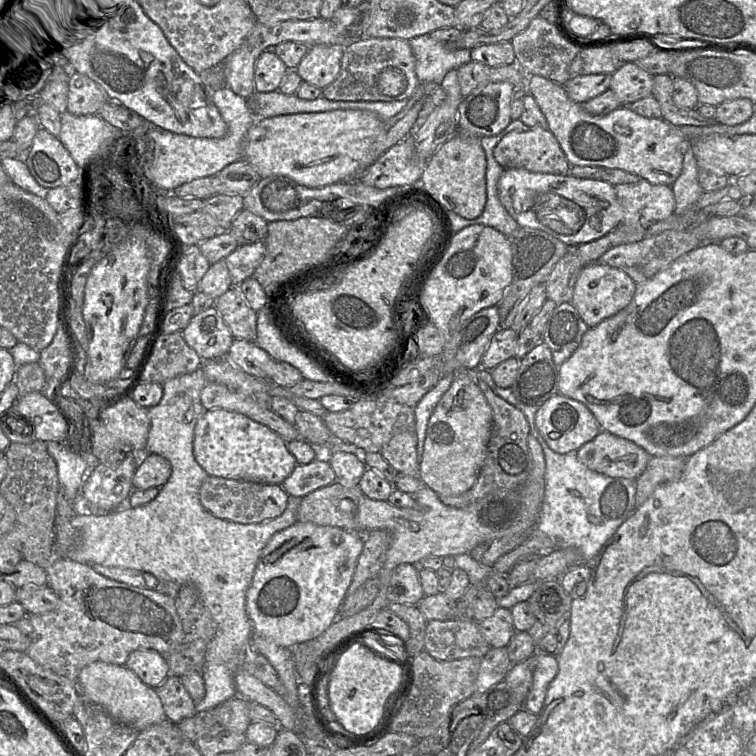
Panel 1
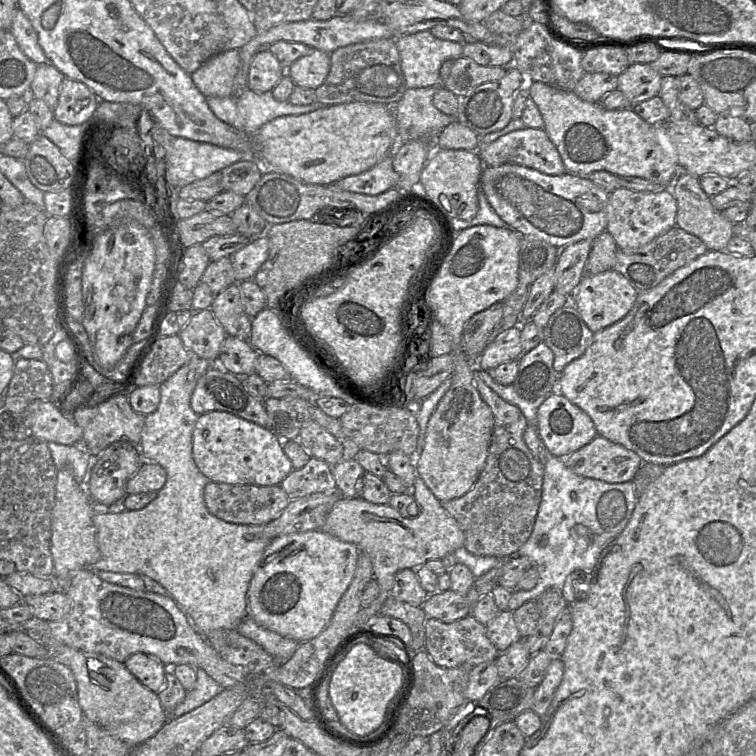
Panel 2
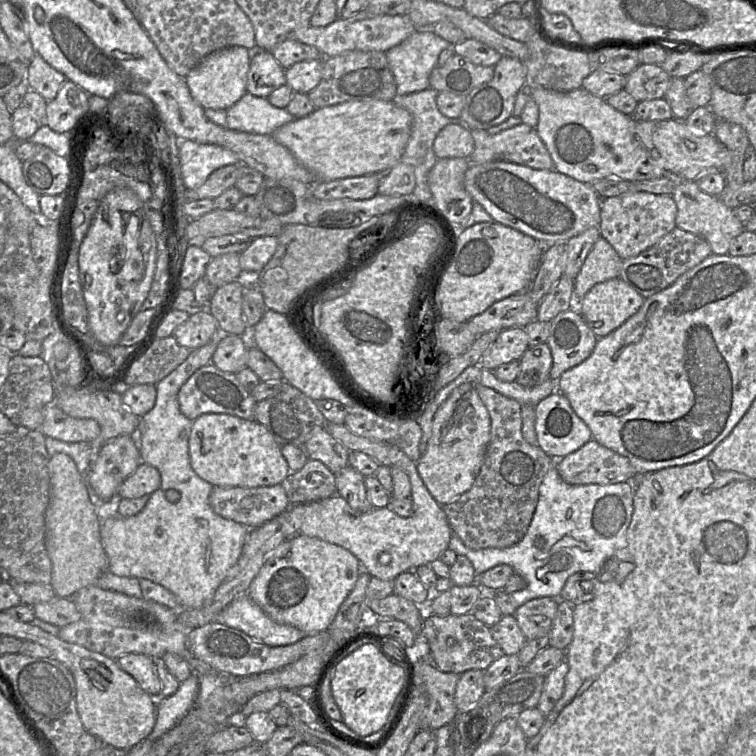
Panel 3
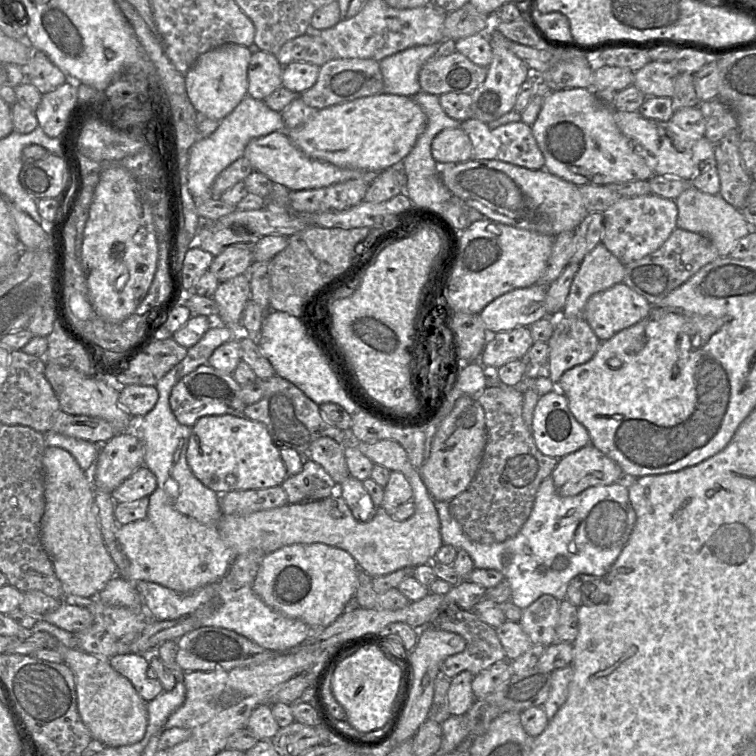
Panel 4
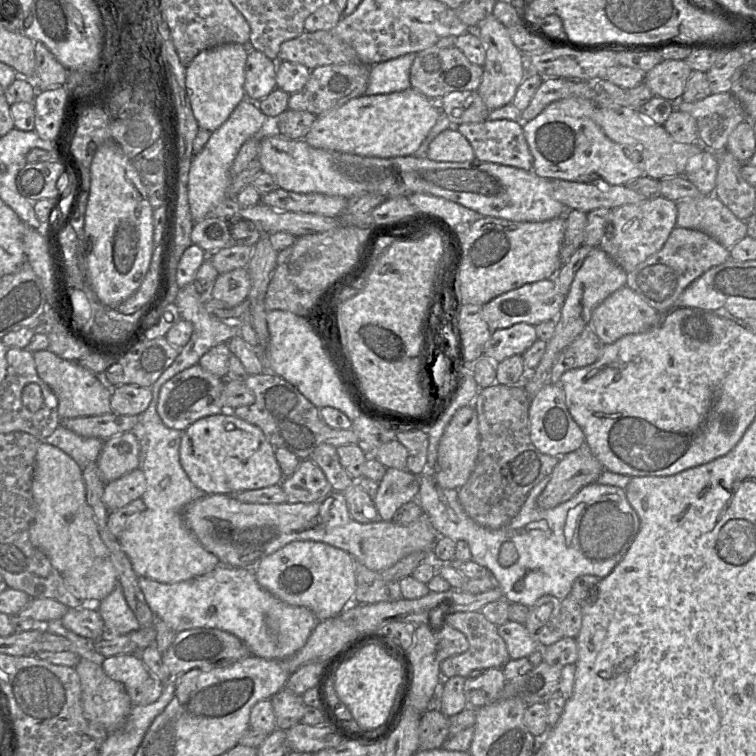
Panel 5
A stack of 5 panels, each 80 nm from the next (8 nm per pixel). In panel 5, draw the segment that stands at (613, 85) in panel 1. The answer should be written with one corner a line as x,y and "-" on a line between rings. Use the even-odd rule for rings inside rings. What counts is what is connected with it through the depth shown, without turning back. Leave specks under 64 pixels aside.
663,60
645,73
643,83
654,96
680,101
692,69
685,60

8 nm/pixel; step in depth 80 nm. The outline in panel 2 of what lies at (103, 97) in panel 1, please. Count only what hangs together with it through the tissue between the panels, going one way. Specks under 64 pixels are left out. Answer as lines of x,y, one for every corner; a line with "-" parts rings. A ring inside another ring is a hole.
65,77
59,87
58,103
53,108
54,119
66,125
85,124
94,117
99,102
84,83

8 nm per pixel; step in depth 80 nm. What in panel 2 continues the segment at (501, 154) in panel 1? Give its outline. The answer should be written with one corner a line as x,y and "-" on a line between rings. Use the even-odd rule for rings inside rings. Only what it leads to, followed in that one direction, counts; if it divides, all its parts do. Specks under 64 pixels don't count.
525,127
511,131
479,150
479,156
484,167
512,163
538,170
547,175
561,175
567,172
556,146
543,128

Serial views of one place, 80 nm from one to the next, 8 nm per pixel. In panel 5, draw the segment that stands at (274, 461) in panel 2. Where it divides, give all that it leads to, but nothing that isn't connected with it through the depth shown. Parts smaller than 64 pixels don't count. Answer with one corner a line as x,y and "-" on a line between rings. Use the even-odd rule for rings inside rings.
232,411
212,414
189,425
181,438
179,459
191,482
206,495
236,494
242,491
262,489
280,485
284,476
275,457
274,446
266,439
263,431
238,418

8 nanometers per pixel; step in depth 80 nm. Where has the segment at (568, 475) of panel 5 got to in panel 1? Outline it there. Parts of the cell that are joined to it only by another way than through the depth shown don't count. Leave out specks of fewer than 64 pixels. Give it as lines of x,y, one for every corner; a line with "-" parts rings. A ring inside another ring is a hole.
604,430
583,444
576,456
590,470
627,479
637,479
652,457
634,442

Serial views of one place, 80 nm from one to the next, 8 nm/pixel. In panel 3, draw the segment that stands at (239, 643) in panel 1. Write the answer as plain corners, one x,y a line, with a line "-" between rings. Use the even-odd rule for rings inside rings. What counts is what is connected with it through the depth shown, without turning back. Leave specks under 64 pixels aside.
218,337
191,350
184,362
155,384
155,405
140,417
137,440
141,461
160,472
159,489
150,494
148,503
138,514
124,518
109,510
110,513
101,519
100,536
108,558
107,571
117,576
148,579
160,584
176,596
183,609
199,608
213,597
237,563
250,533
250,528
218,515
210,506
209,496
214,486
200,478
191,467
188,439
193,421
179,409
178,392
181,386
196,370
211,363
217,345
-
192,674
173,695
157,698
155,725
146,739
154,741
178,724
194,705
198,692
198,674

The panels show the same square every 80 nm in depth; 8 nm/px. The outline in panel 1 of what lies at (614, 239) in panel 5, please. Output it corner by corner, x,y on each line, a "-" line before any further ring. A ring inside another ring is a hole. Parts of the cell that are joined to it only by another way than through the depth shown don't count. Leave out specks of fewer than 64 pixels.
640,179
614,187
624,211
622,225
640,225
646,229
675,212
676,201
671,186
651,184

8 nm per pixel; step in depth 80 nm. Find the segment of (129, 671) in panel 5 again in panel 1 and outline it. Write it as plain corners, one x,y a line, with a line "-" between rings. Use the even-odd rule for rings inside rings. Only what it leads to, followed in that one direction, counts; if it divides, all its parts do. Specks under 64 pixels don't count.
138,649
131,652
125,666
153,689
159,687
170,675
165,657
154,650

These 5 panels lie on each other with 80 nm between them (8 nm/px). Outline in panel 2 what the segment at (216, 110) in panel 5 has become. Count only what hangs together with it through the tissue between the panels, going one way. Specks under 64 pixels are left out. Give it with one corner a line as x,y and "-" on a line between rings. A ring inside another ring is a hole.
231,49
212,56
190,75
206,98
227,97
236,94
236,76
240,65
239,50

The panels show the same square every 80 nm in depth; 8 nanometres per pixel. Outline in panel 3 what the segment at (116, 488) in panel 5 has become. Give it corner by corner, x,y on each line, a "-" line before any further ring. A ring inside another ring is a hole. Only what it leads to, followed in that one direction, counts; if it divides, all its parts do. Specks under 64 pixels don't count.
141,462
135,472
119,487
117,499
135,499
150,495
161,485
160,472
153,466

